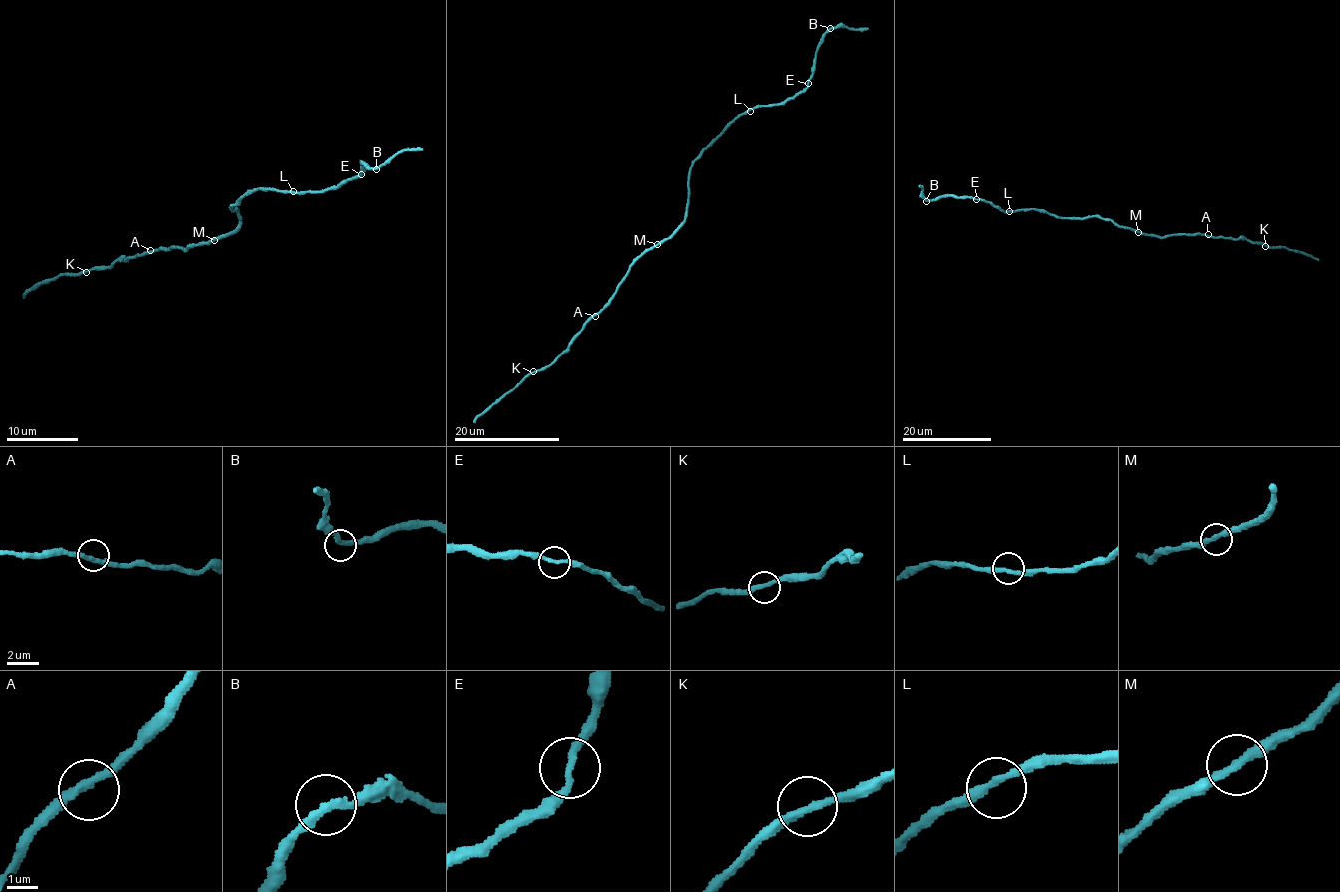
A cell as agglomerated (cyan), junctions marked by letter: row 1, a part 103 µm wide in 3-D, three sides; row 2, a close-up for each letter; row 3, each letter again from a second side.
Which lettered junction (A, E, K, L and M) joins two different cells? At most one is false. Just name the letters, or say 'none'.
none

